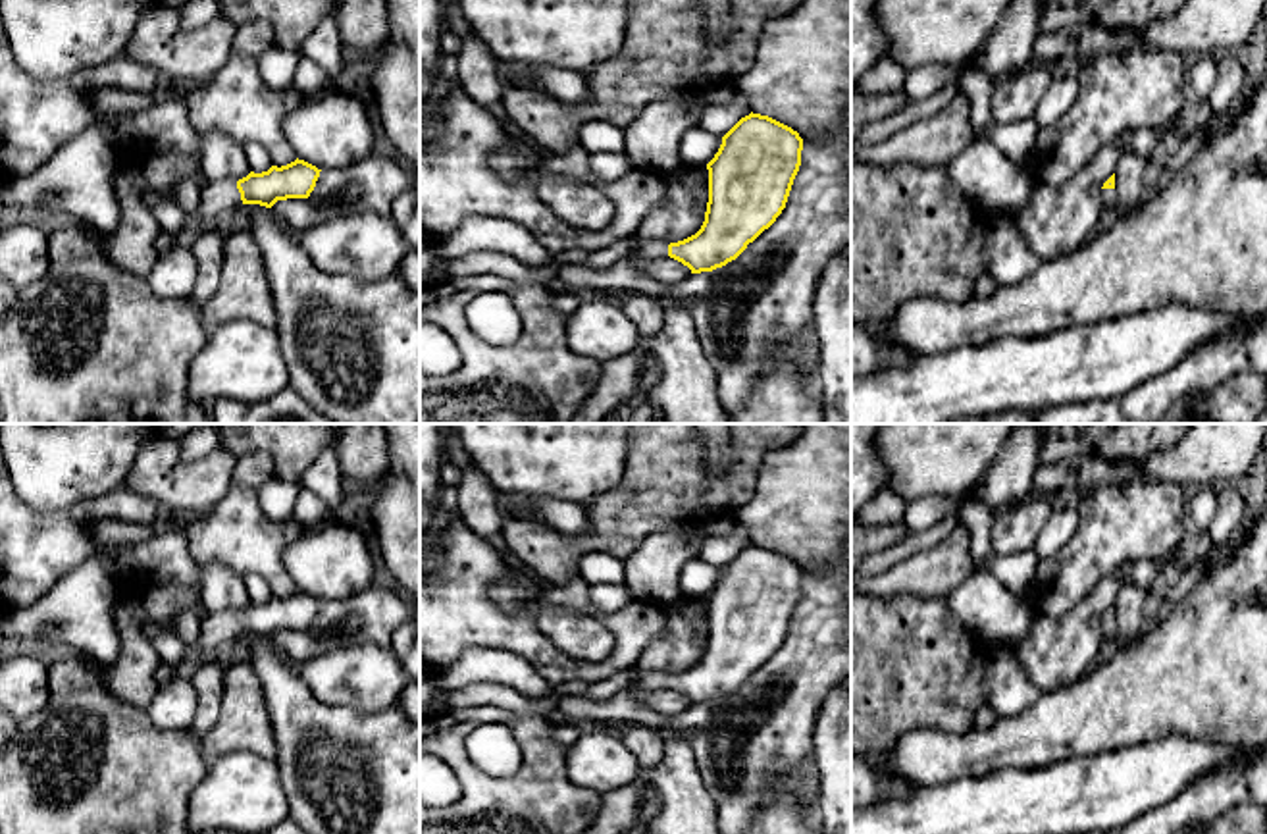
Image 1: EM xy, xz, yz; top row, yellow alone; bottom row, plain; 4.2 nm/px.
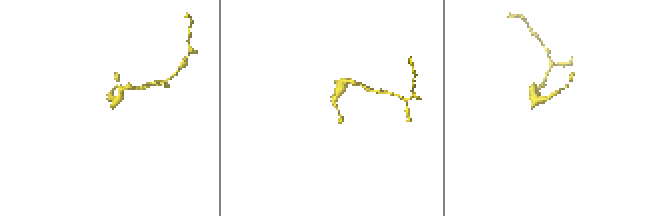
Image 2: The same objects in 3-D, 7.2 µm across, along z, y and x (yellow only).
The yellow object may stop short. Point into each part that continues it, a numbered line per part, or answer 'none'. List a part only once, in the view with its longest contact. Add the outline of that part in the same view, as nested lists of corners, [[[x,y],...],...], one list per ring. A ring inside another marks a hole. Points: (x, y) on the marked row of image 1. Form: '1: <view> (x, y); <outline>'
1: xy (218, 197); [[[221,179],[202,185],[200,206],[194,220],[206,223],[214,218],[233,212],[243,204],[235,179]]]

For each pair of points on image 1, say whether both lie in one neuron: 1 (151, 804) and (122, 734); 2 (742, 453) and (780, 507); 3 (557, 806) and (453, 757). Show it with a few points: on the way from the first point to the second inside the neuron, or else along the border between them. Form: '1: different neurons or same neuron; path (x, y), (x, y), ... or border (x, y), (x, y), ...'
1: same neuron; path (133, 786), (122, 775), (122, 752)
2: different neurons; border (790, 443), (763, 457), (755, 492), (732, 511)
3: same neuron; path (532, 806), (501, 806), (478, 782)

